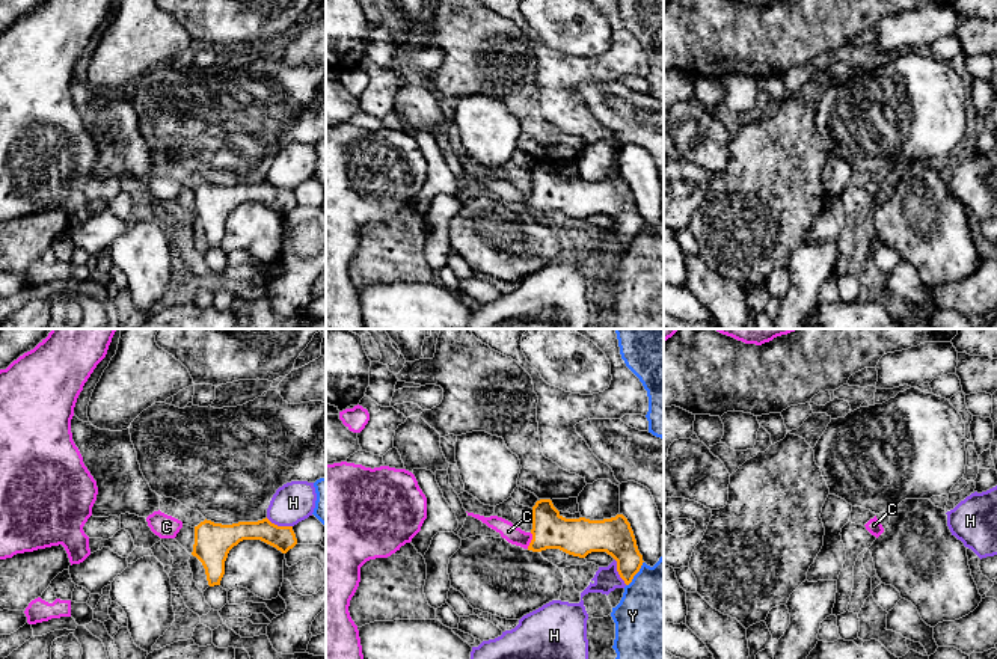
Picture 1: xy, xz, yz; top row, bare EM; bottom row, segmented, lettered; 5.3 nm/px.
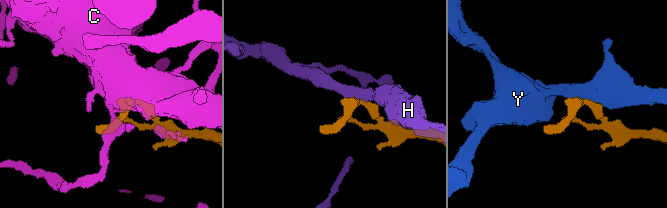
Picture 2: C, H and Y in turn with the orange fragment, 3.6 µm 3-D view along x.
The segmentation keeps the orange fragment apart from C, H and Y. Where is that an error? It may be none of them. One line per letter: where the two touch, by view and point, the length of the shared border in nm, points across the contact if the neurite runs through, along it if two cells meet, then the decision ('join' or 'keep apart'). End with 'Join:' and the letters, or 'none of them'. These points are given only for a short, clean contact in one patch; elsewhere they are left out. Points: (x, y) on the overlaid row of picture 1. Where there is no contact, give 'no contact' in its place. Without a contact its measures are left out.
C: meets orange in xz at (531, 540); contact 90 nm long; runs through xz (578, 537), (542, 537), (531, 540), (524, 540), (509, 531); join
H: meets orange in xy at (279, 527); contact 150 nm long; border along xy (266, 518), (278, 525), (291, 527); keep apart
Y: meets orange in xz at (637, 572); contact 160 nm long; border along xz (643, 561), (626, 585); keep apart
Join: C

